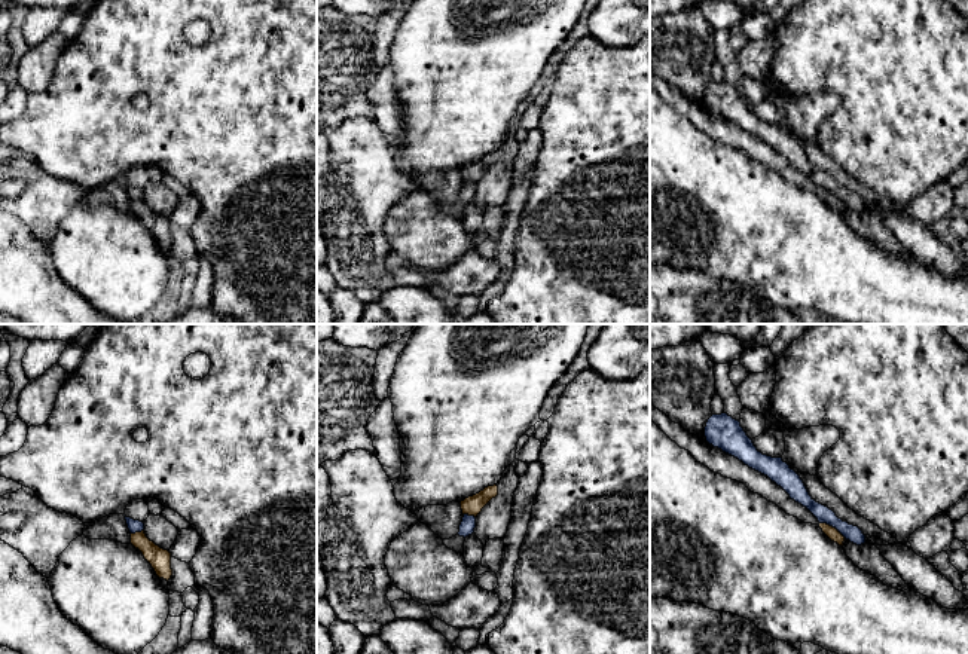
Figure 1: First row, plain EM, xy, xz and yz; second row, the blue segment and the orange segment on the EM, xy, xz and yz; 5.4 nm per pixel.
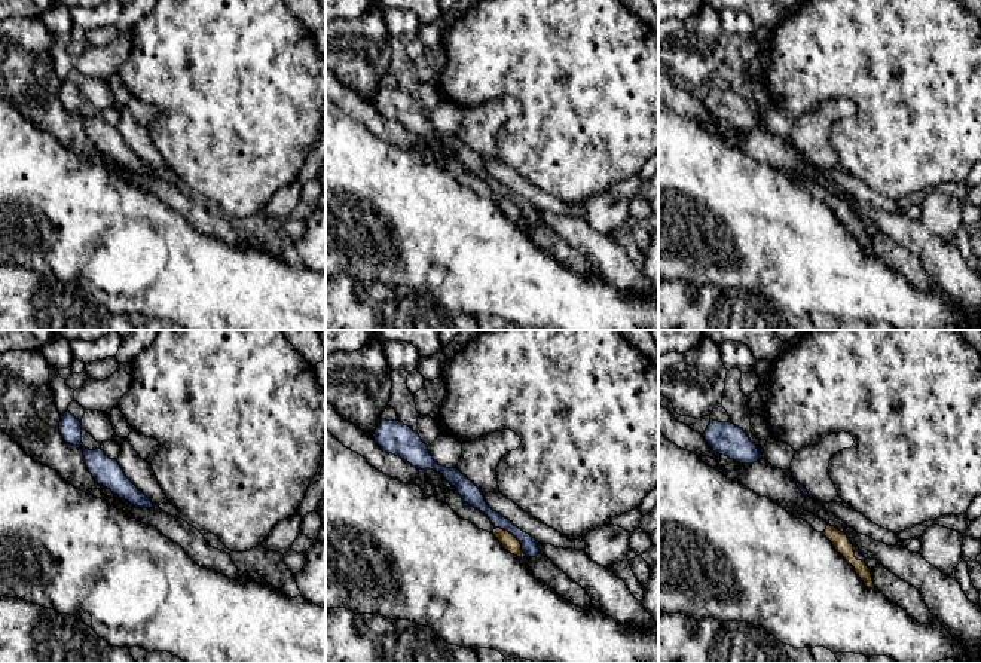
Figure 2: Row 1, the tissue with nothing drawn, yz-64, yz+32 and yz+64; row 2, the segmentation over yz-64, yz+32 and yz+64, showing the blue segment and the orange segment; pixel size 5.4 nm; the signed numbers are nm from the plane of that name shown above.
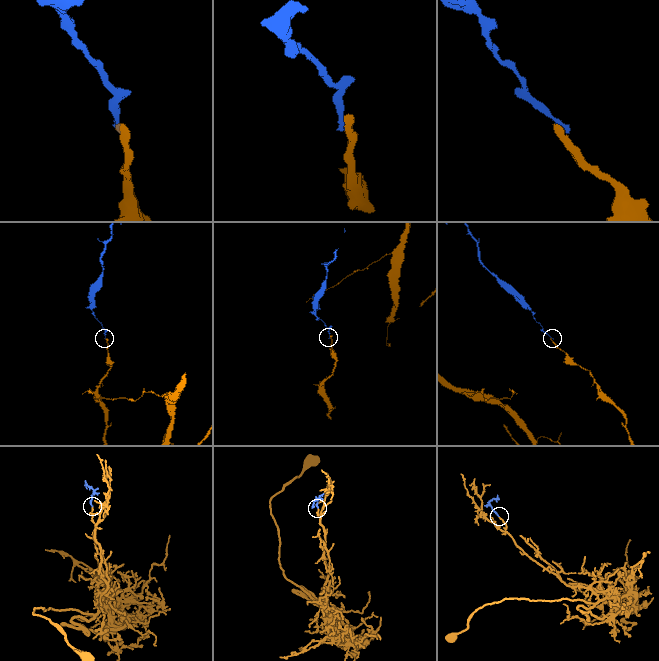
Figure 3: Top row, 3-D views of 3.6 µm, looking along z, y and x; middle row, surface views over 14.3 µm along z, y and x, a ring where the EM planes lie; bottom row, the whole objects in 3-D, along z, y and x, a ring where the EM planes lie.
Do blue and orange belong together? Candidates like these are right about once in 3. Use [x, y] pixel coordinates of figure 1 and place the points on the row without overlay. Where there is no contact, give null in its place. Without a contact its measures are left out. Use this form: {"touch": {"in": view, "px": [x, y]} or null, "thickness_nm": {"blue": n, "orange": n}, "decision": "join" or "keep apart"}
{"touch": {"in": "yz", "px": [833, 193]}, "thickness_nm": {"blue": 90, "orange": 70}, "decision": "keep apart"}

